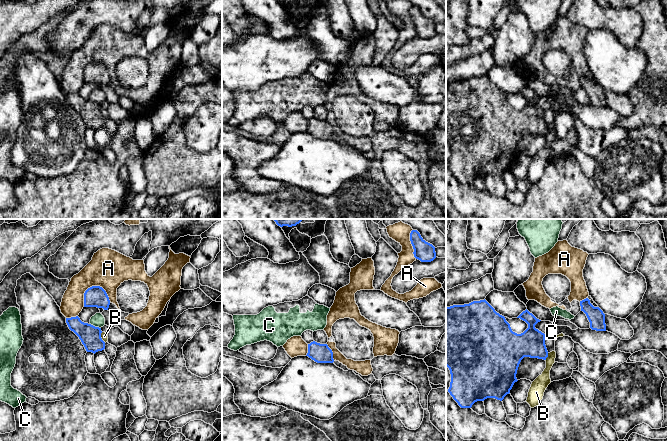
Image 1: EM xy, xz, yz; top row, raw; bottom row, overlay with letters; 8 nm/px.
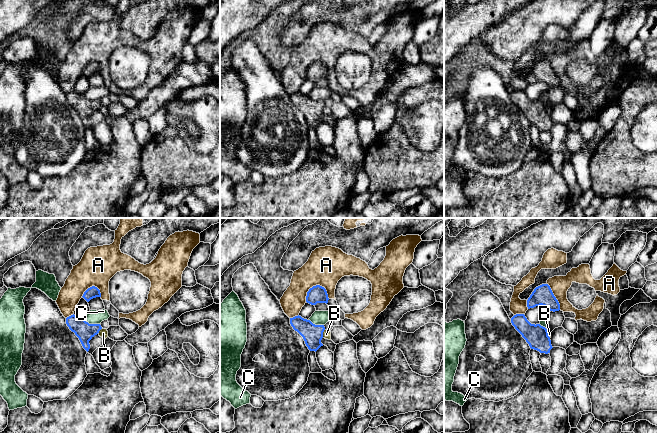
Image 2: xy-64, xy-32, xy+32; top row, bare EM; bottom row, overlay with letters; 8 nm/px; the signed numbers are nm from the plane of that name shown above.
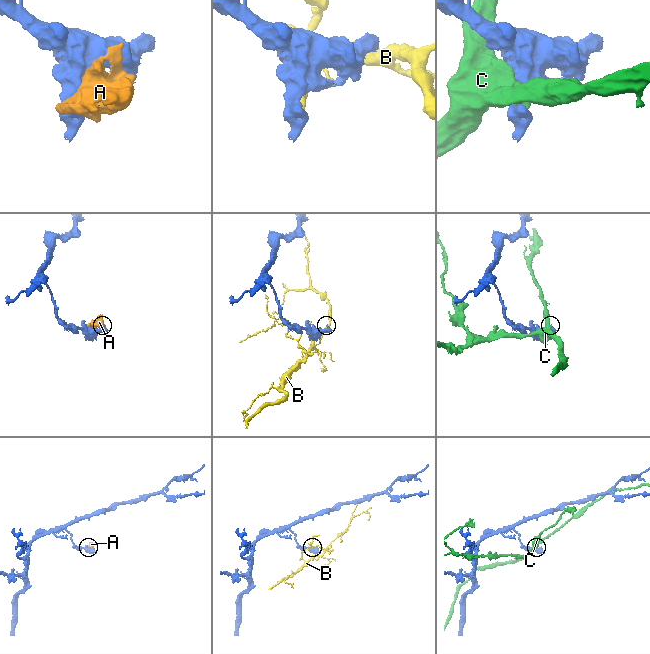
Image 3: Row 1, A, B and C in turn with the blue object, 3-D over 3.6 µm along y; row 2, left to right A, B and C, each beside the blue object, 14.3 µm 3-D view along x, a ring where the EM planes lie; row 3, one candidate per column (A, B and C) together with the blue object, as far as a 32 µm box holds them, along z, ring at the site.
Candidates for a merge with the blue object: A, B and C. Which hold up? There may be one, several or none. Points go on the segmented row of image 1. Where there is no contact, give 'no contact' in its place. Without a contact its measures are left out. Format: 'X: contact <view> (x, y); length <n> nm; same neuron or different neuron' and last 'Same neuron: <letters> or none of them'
A: contact xy (99, 286); length 240 nm; different neuron
B: contact yz (547, 356); length 70 nm; different neuron
C: contact xy (94, 326); length 100 nm; different neuron
Same neuron: none of them

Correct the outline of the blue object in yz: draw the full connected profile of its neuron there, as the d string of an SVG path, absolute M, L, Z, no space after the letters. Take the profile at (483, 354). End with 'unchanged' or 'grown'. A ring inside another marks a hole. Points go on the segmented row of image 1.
M485 299L446 307L446 366L451 374L448 392L461 408L471 408L475 402L484 401L487 398L502 401L510 393L514 383L518 381L516 374L524 357L543 360L548 357L545 334L535 328L541 320L527 309L517 318L528 324L528 328L521 334L513 332L505 317L497 313Z; unchanged

